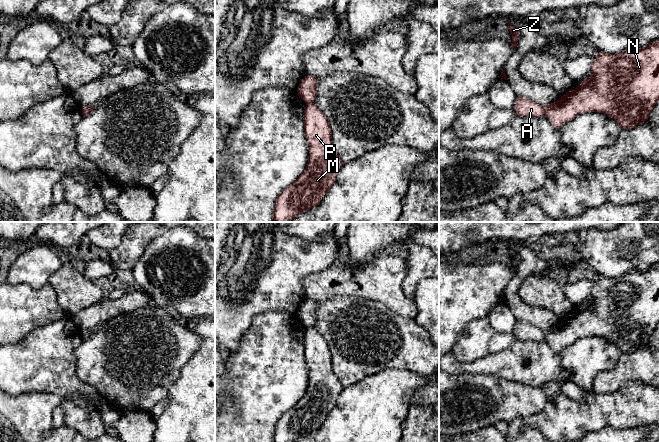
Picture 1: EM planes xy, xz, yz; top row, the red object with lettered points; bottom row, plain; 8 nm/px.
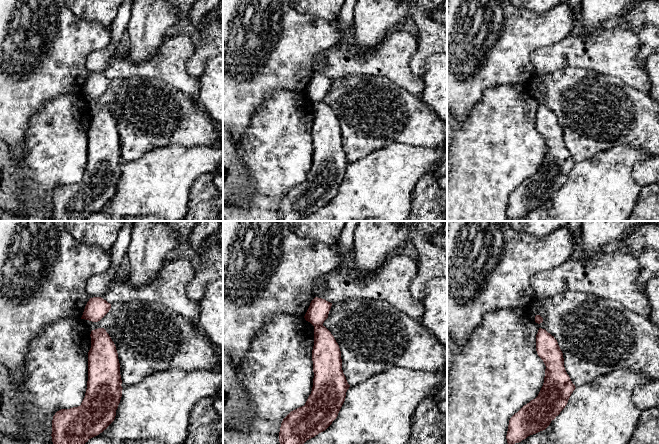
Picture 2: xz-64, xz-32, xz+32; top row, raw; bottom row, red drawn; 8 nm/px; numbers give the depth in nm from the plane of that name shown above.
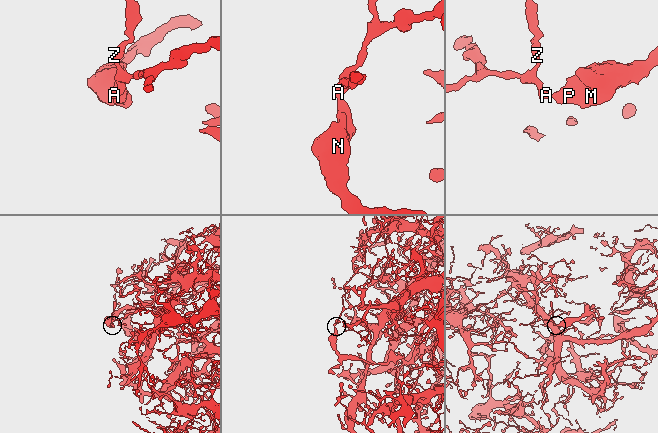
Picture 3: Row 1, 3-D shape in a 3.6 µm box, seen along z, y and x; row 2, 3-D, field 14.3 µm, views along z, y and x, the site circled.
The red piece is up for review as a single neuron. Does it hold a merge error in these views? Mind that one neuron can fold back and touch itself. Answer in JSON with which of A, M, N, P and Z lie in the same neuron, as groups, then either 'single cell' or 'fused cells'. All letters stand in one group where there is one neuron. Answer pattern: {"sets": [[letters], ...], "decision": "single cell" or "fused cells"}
{"sets": [["A", "Z"], ["M", "N", "P"]], "decision": "fused cells"}

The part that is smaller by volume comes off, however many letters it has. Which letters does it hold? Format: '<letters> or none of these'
M, N, P

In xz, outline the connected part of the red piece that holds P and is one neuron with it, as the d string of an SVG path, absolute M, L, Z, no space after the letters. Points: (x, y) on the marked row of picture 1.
M306 104L304 131L309 146L308 163L299 178L286 187L276 198L273 210L274 222L290 222L298 215L320 204L344 164L332 145L332 130L325 114L314 104Z

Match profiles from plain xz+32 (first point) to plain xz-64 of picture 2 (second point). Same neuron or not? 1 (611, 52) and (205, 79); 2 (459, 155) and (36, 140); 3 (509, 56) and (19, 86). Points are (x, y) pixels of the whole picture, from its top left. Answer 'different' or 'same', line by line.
1: different
2: same
3: same

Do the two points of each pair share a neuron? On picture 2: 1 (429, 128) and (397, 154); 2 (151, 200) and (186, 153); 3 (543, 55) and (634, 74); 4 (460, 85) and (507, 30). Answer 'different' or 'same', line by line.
1: different
2: same
3: same
4: same

